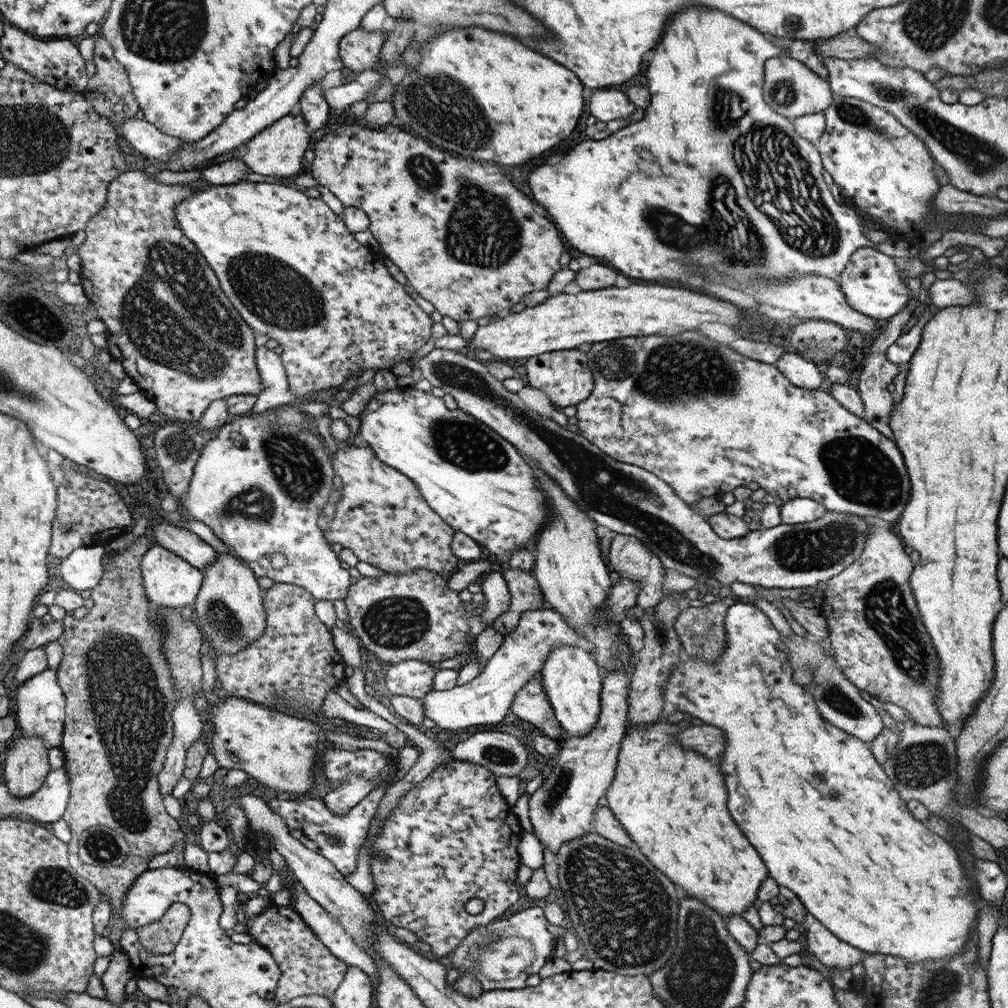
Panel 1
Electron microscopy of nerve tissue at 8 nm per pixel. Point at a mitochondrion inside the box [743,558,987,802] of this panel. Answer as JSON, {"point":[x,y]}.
{"point":[887,614]}

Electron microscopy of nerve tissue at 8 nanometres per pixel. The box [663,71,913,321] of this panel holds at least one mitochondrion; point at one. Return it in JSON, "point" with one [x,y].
{"point":[729,116]}

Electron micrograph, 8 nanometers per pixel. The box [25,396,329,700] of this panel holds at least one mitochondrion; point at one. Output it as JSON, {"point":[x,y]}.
{"point":[253,504]}

